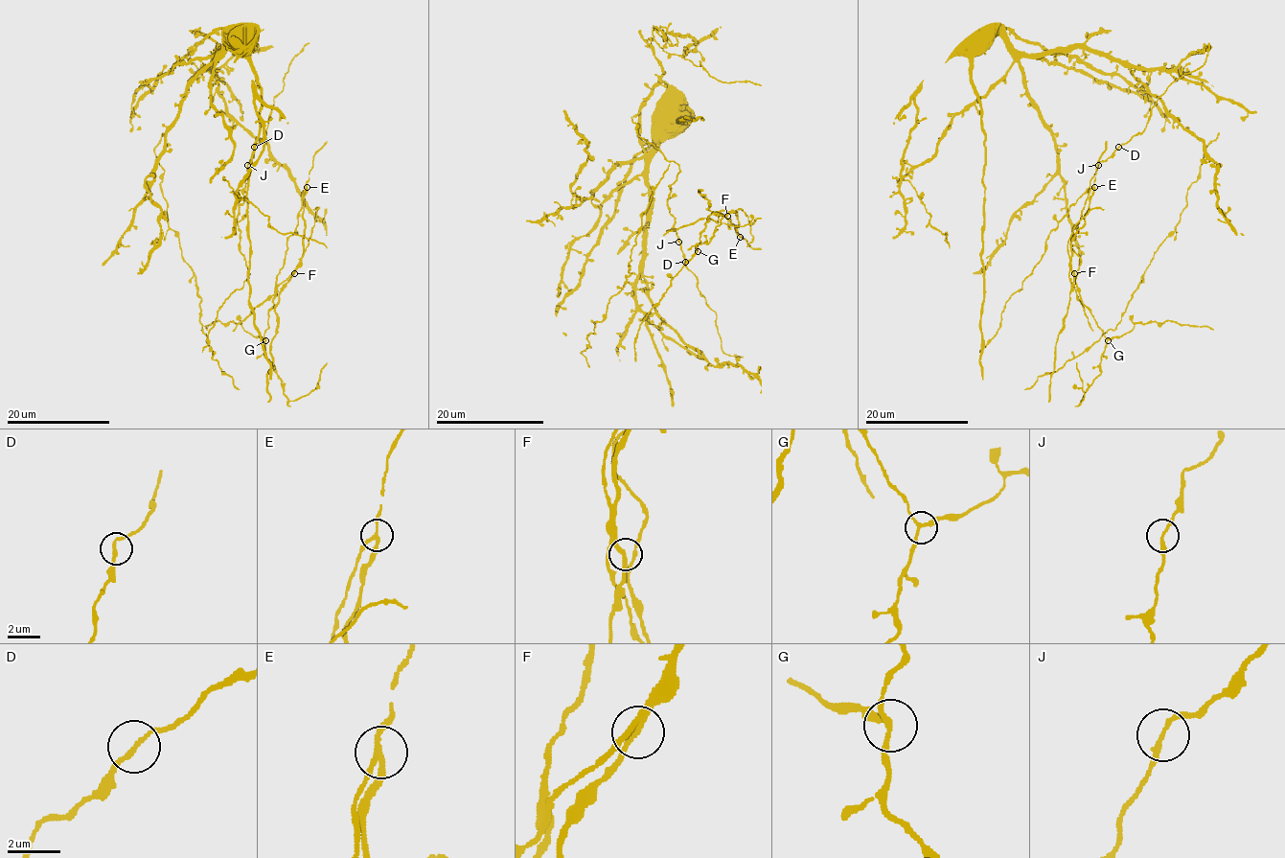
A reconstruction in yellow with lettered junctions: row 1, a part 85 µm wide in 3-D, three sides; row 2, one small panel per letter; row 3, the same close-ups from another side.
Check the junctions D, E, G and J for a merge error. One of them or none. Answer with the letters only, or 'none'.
E

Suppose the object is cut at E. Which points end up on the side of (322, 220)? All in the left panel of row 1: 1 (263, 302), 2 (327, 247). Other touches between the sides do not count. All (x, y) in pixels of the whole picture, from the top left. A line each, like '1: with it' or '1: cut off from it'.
1: cut off from it
2: with it

